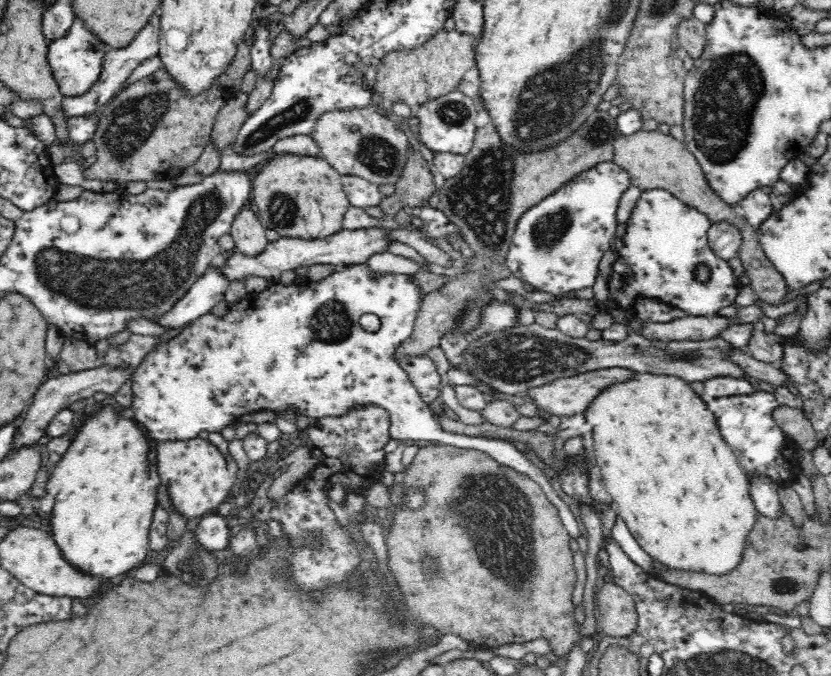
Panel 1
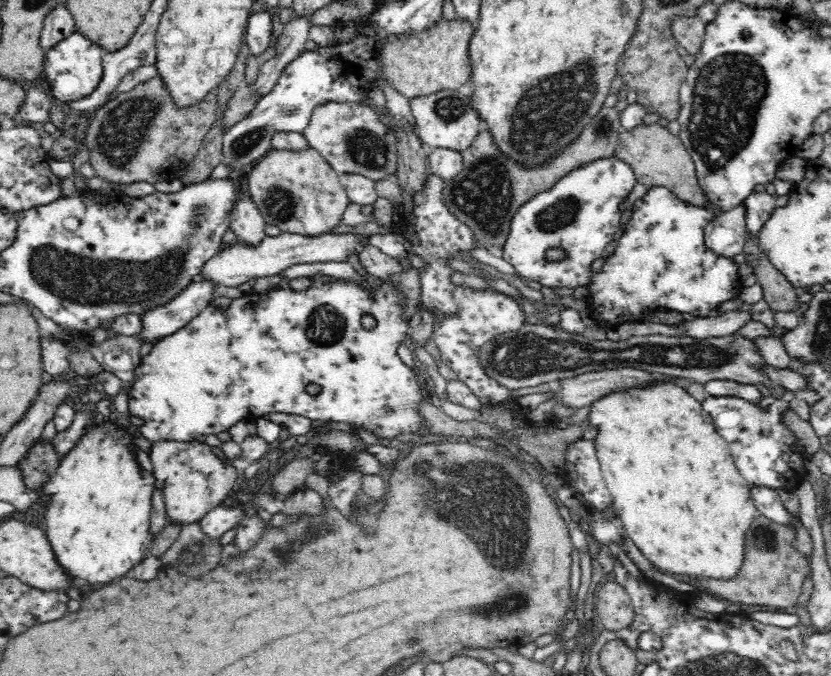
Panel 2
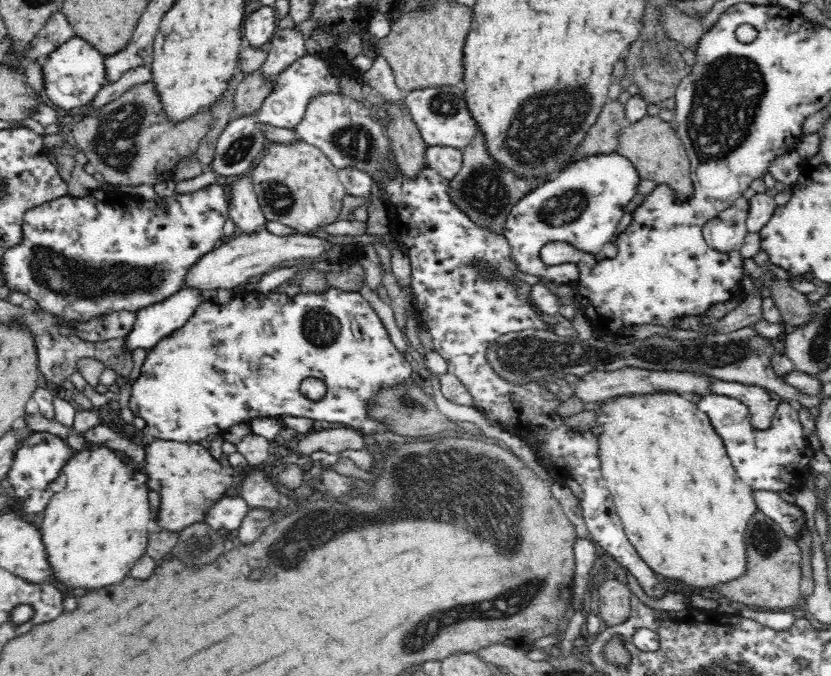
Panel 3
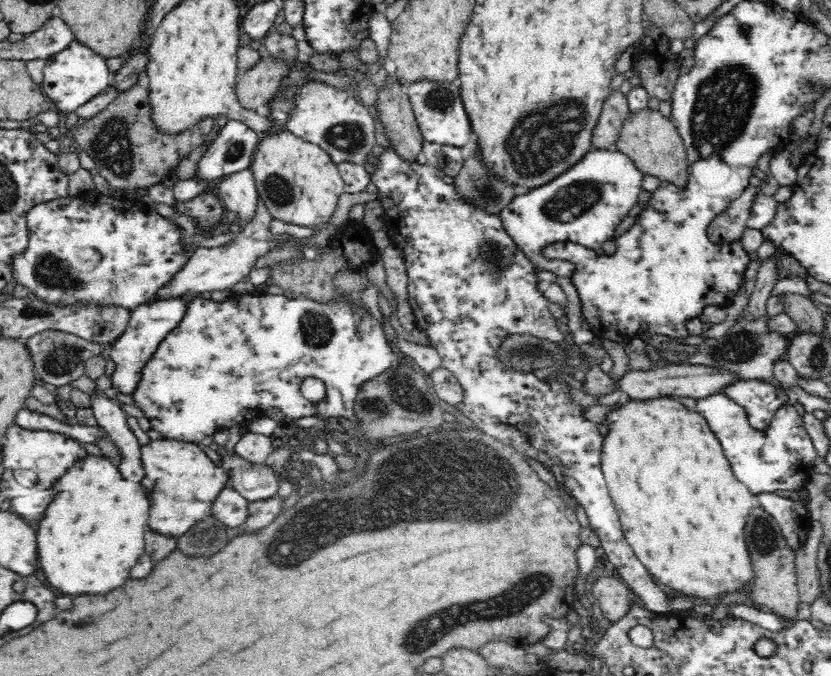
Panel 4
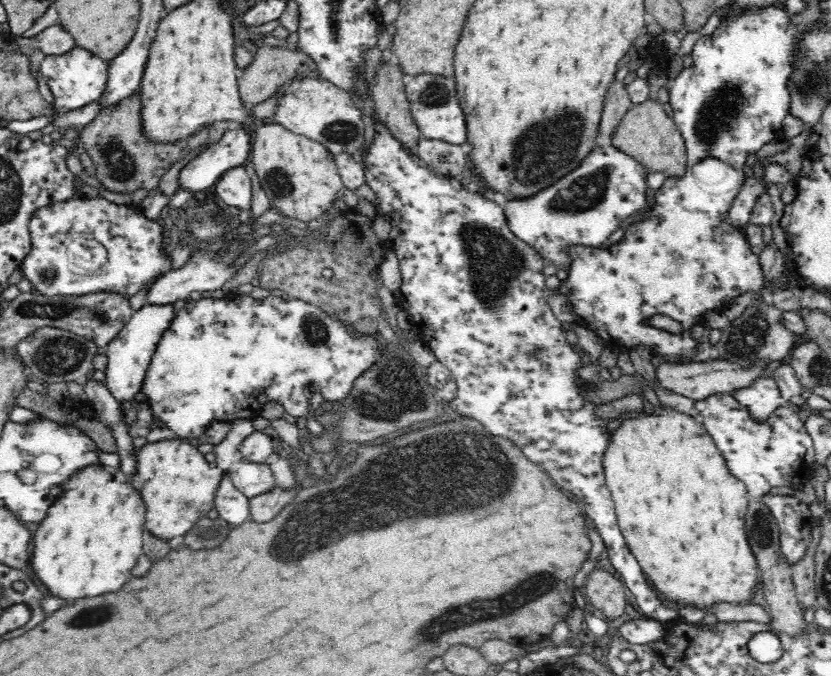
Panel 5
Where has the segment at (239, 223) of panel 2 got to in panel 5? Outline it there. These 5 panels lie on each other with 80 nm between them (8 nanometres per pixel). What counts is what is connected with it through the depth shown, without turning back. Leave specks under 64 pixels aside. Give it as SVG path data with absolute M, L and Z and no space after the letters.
M243 166L230 167L215 182L218 200L227 206L239 208L244 215L250 212L252 197L251 179Z

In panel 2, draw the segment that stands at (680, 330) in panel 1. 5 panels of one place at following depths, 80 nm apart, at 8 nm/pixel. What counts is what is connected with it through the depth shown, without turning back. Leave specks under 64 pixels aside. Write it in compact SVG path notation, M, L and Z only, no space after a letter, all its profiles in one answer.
M743 303L737 310L726 311L715 317L697 317L696 320L680 324L677 328L682 330L685 336L703 339L738 333L744 324L752 321L754 321L754 304Z

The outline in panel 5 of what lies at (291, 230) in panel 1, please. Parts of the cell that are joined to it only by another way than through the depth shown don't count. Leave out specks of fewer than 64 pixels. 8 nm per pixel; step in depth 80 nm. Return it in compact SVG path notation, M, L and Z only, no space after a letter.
M272 120L260 121L250 130L250 157L259 184L267 192L268 206L290 218L319 222L326 207L332 205L344 188L332 153L316 139L294 133Z

